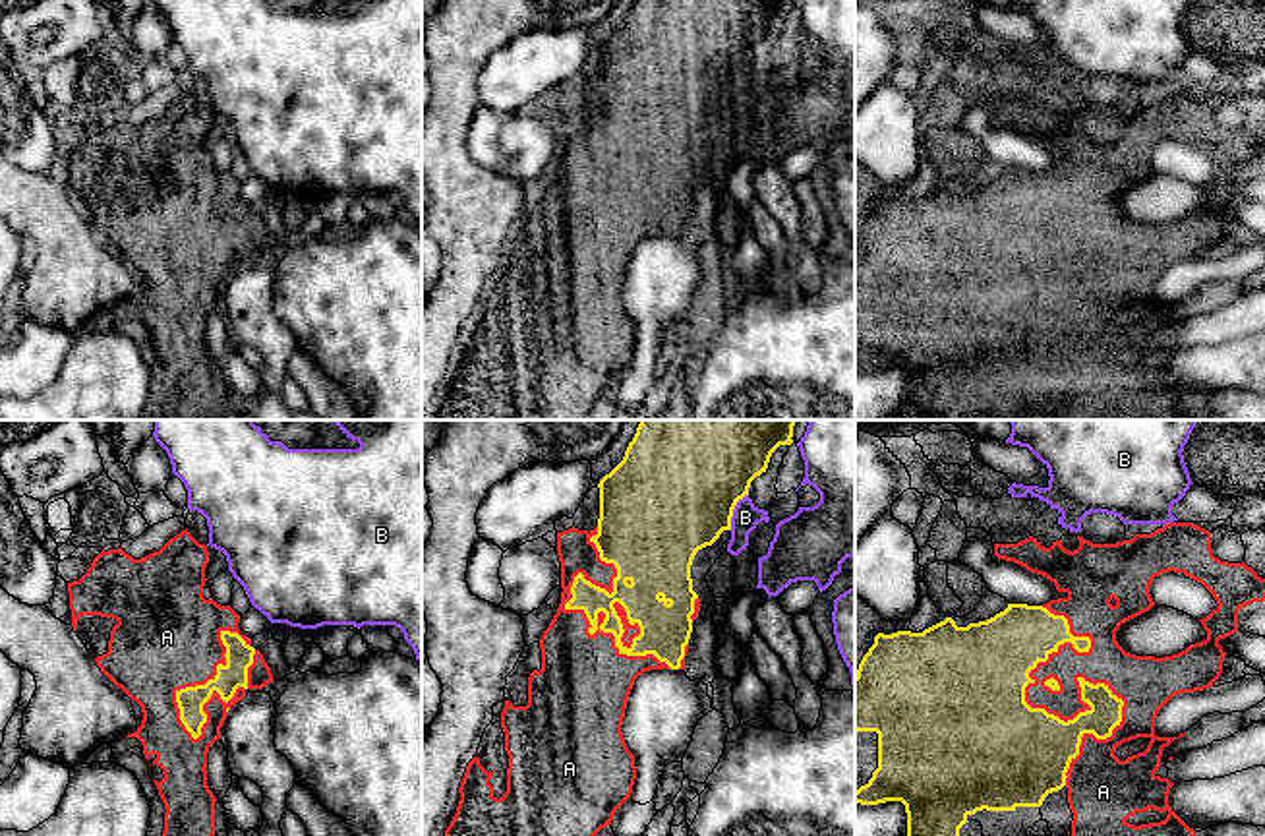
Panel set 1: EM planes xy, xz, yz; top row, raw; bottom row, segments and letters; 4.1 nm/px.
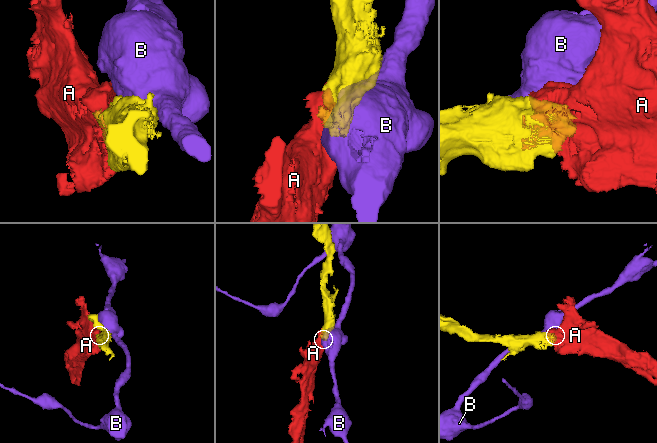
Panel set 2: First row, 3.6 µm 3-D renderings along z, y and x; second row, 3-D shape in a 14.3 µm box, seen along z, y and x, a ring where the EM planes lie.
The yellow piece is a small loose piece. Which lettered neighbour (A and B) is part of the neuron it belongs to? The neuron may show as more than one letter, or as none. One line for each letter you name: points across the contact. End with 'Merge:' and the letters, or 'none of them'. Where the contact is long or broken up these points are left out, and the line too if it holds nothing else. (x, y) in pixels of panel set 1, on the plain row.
Merge: A

